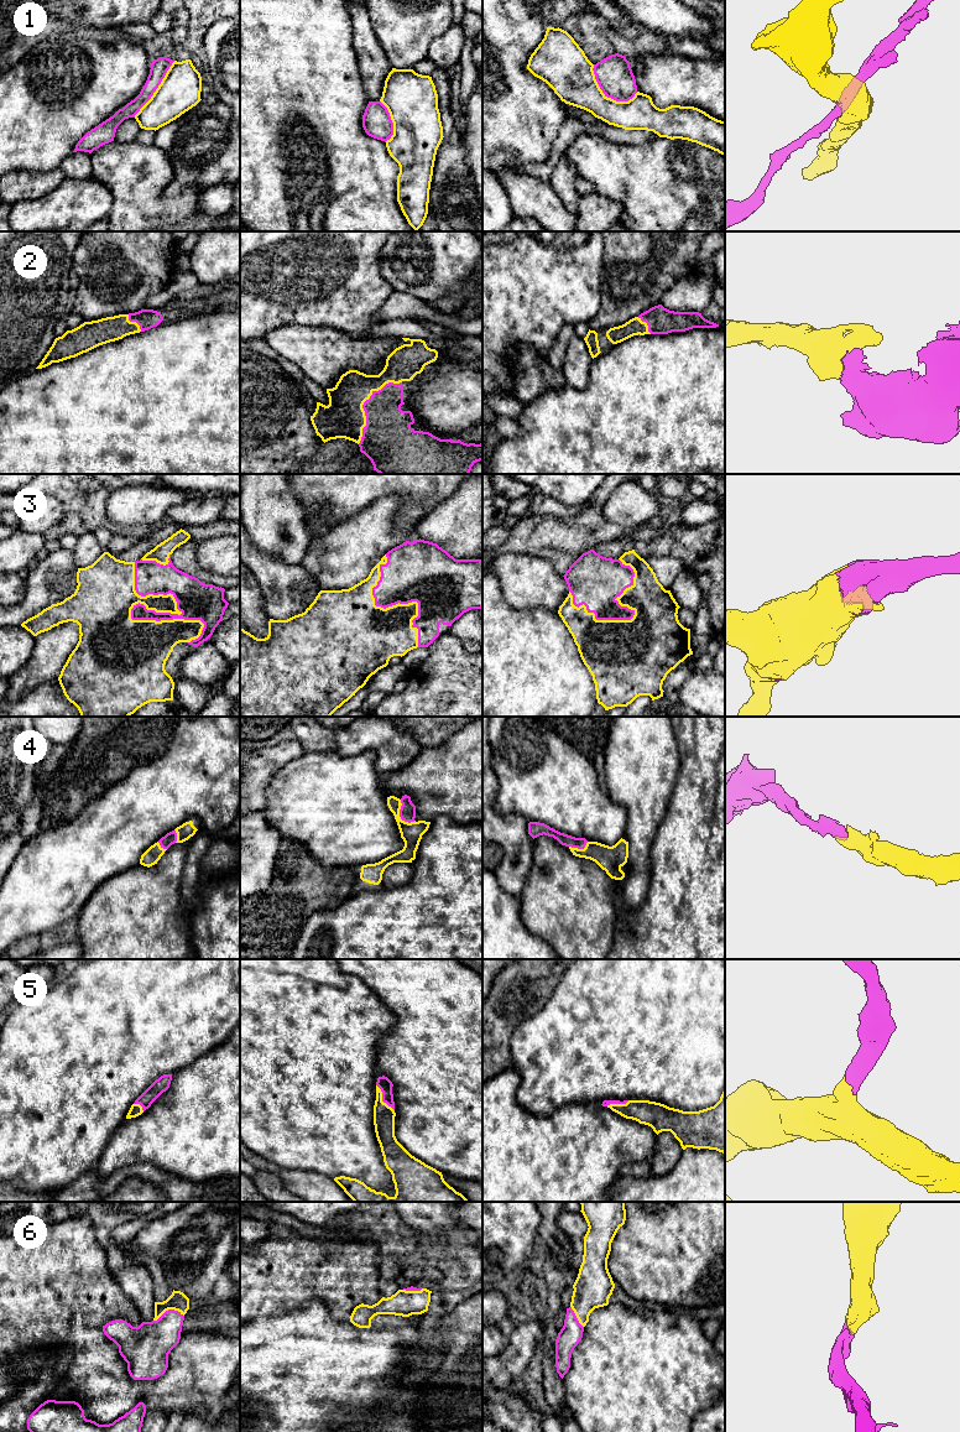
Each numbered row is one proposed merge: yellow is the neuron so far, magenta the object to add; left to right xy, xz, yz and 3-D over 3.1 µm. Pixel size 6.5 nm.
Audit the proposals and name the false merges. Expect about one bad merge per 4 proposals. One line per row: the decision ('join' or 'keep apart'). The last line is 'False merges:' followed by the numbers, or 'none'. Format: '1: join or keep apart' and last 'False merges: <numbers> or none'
1: keep apart
2: join
3: join
4: join
5: join
6: join
False merges: 1

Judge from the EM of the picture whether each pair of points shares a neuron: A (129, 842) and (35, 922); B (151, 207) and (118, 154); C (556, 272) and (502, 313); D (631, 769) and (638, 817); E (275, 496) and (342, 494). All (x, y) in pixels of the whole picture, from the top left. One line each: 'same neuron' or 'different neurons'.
A: same neuron
B: same neuron
C: same neuron
D: same neuron
E: different neurons

